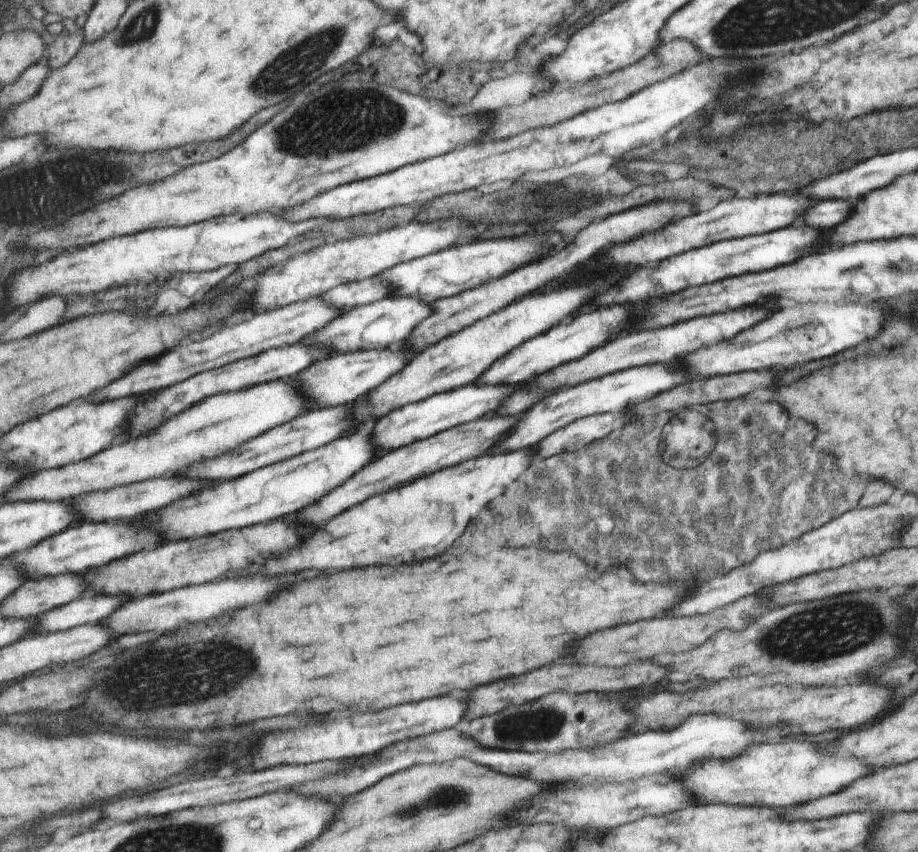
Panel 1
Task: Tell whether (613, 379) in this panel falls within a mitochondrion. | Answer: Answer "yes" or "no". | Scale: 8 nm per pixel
no

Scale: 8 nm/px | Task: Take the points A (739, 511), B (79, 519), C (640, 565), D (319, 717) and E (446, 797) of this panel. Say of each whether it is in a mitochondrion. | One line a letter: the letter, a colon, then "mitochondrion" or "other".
A: mitochondrion
B: other
C: mitochondrion
D: other
E: mitochondrion

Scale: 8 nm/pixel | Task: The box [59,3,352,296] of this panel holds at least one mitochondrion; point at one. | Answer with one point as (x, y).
(286, 73)

